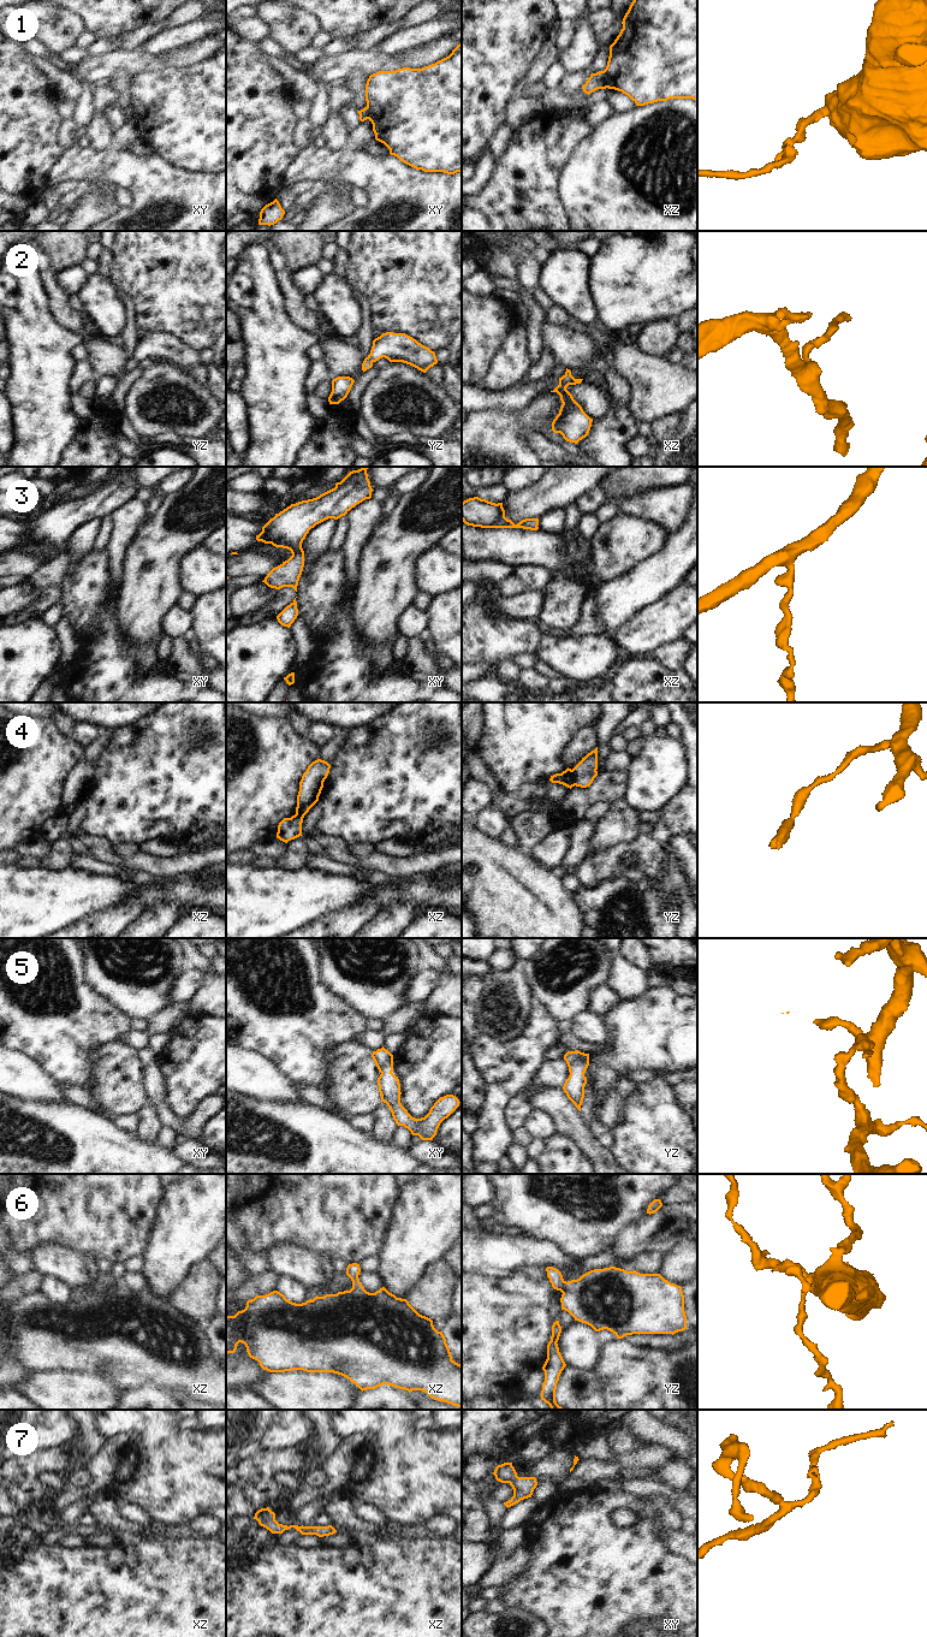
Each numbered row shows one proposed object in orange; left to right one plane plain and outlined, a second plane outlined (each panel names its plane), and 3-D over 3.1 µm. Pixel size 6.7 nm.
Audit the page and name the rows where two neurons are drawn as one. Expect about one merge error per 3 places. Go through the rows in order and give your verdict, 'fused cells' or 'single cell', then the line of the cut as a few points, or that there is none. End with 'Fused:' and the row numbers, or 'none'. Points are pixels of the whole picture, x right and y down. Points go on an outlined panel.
1: fused cells; cut in xz along (602, 71), (606, 87)
2: single cell; no cut
3: single cell; no cut
4: fused cells; cut in yz along (571, 770), (576, 784)
5: single cell; no cut
6: fused cells; cut in yz along (574, 1280), (562, 1292)
7: single cell; no cut
Fused: 1, 4, 6

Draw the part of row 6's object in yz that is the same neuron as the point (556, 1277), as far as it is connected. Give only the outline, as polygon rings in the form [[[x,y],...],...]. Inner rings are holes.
[[[547,1267],[546,1271],[547,1271],[547,1277],[549,1279],[549,1282],[552,1283],[552,1287],[557,1291],[560,1291],[561,1293],[565,1292],[569,1288],[570,1282],[574,1281],[571,1280],[566,1282],[563,1279],[561,1273],[553,1267]]]

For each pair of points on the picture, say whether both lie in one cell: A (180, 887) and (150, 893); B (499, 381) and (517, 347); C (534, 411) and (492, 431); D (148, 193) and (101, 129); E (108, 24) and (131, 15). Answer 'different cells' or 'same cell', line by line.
A: same cell
B: same cell
C: same cell
D: different cells
E: same cell

